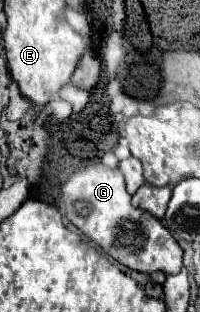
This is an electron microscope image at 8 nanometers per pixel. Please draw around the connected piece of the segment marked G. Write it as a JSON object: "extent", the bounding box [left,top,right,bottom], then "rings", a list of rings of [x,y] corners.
{"extent":[62,164,182,274],"rings":[[[90,164],[74,172],[62,186],[62,200],[66,204],[66,218],[122,266],[142,274],[180,272],[182,248],[158,218],[130,204],[130,194],[124,188],[124,178],[118,168]]]}

